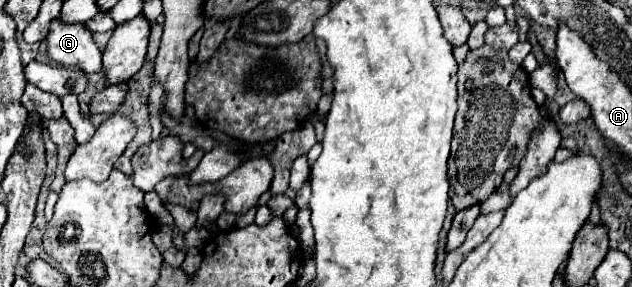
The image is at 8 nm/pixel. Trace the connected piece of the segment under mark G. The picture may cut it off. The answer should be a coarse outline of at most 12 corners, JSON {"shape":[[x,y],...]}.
{"shape":[[50,21],[48,57],[94,73],[102,65],[86,23]]}

